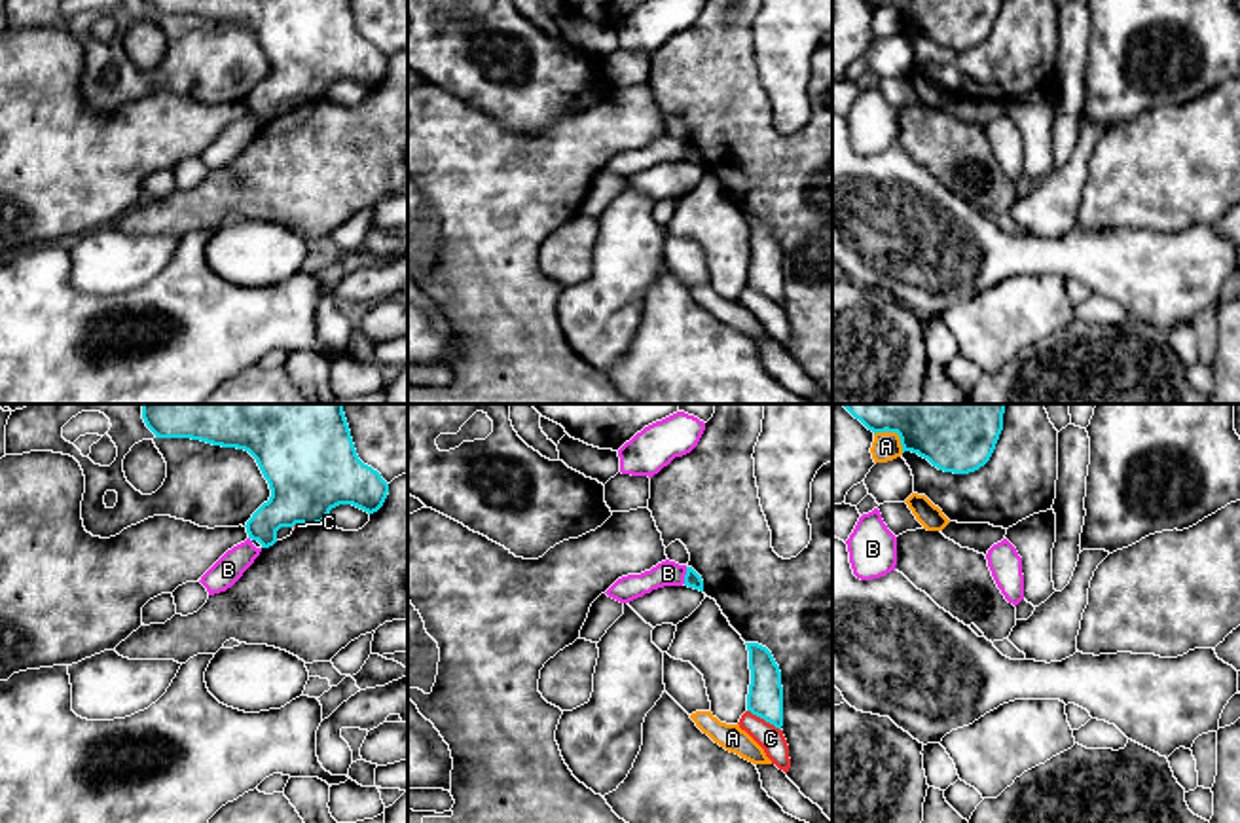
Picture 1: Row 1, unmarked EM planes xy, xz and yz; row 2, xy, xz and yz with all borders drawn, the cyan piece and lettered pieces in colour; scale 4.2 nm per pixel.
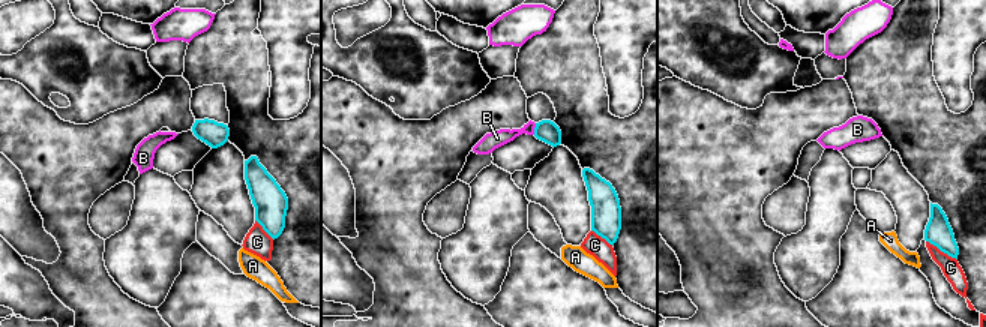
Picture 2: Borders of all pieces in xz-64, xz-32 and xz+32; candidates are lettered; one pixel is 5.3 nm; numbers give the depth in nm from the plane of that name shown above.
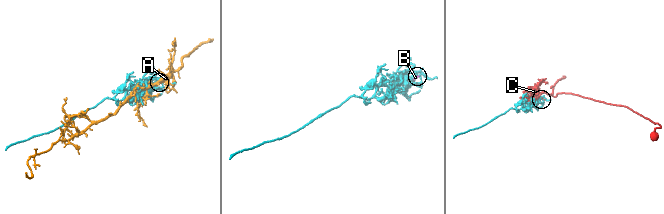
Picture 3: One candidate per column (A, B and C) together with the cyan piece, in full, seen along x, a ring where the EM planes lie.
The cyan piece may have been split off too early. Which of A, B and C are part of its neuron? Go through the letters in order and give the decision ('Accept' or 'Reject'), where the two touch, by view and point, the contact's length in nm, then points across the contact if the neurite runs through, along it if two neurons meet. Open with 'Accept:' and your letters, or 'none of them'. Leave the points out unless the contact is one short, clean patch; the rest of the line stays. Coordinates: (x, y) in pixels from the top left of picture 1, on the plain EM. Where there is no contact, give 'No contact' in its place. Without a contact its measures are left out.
Accept: none of them
A: Reject. Touches cyan at yz (895, 6). Shared border 150 nm
B: Reject. Touches cyan at xz (685, 150). Shared border 70 nm. Boundary: xz (687, 143), (683, 158)
C: Reject. Touches cyan at xz (765, 294). Shared border 170 nm

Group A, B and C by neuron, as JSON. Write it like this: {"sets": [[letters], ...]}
{"sets": [["A"], ["B"], ["C"]]}

